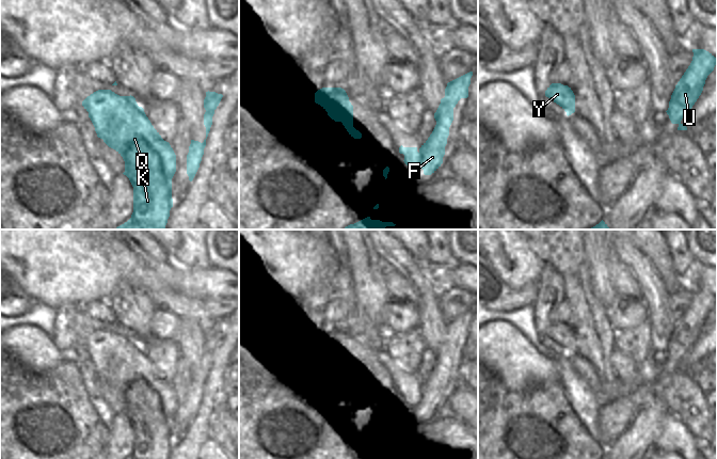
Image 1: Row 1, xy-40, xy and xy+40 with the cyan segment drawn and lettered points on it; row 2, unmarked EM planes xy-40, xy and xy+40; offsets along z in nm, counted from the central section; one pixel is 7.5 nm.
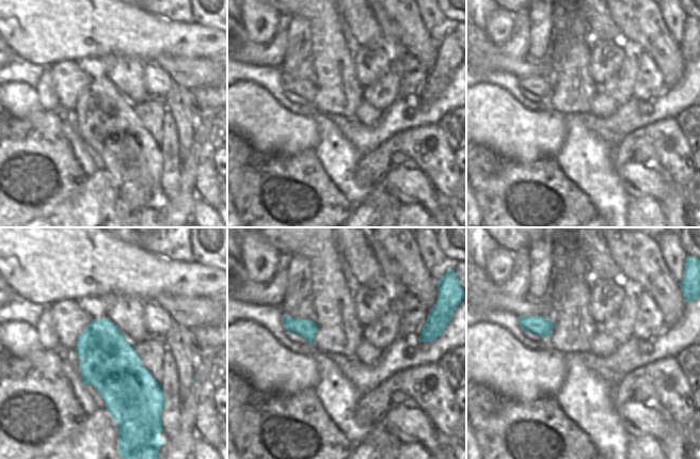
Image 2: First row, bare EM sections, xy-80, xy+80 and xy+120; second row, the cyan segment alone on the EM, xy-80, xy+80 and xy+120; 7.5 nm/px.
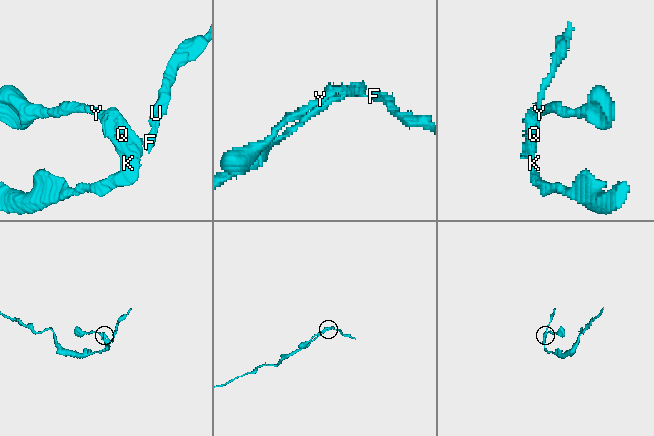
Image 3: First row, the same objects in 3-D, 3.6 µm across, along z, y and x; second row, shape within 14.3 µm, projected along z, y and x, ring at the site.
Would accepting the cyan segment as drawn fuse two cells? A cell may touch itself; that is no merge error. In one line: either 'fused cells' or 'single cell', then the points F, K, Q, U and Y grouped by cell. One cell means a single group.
fused cells; F U / K Q Y

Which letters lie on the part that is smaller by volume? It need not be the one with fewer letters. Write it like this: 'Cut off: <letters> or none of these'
Cut off: F, U

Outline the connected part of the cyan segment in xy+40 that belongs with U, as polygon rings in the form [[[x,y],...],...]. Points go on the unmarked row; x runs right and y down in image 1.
[[[692,288],[694,296],[690,304],[675,325],[669,341],[669,347],[666,350],[672,363],[678,363],[678,369],[687,369],[685,363],[682,363],[682,358],[690,350],[699,335],[703,330],[707,315],[714,310],[717,298],[704,288]]]

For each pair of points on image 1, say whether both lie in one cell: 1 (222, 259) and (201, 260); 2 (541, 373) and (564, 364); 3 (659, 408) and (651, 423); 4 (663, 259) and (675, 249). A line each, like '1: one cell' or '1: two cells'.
1: two cells
2: two cells
3: one cell
4: two cells

